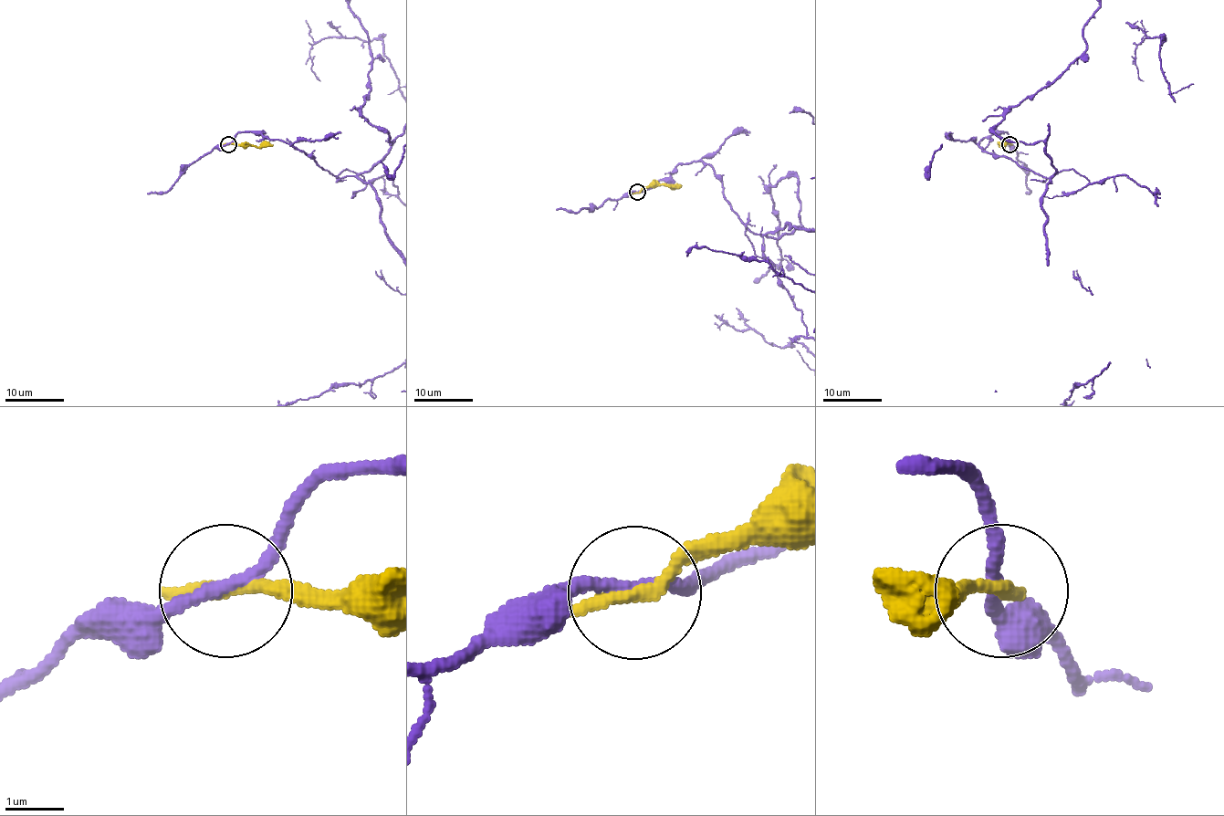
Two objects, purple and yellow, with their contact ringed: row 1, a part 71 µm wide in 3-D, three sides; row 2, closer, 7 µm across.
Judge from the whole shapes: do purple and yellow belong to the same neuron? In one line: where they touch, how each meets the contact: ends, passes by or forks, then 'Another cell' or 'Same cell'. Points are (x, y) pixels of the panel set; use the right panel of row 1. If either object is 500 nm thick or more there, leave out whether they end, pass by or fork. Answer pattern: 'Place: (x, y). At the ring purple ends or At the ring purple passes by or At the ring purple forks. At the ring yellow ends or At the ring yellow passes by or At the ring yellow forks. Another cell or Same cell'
Place: (1009, 144). At the ring purple passes by. At the ring yellow ends. Another cell

